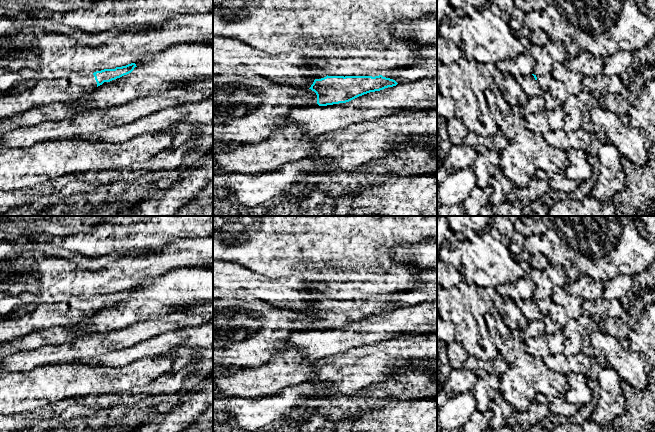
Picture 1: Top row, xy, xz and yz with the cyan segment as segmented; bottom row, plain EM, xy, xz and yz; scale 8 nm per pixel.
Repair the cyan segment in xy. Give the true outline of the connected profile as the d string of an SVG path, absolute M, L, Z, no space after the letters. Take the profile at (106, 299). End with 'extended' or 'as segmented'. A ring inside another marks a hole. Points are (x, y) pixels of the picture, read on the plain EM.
M131 287L126 290L116 291L115 293L104 293L101 295L96 295L93 298L88 299L66 297L53 301L42 302L35 310L21 317L0 318L0 344L2 345L5 342L11 342L12 340L29 334L32 331L50 329L56 326L66 326L68 324L75 323L79 320L75 320L73 317L69 316L68 313L70 311L76 309L86 316L91 316L96 311L102 309L104 306L110 306L131 297L135 291L137 291L136 288Z; extended

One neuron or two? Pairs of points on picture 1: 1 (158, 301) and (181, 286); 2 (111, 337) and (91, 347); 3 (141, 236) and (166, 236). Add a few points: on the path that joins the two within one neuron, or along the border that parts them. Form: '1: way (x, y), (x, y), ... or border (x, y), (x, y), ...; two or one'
1: way (164, 295), (175, 288); one
2: way (106, 341), (96, 343); one
3: way (147, 236), (160, 236); one

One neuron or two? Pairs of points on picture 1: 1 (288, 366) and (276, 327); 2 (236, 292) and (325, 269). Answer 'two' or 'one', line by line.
1: two
2: two

